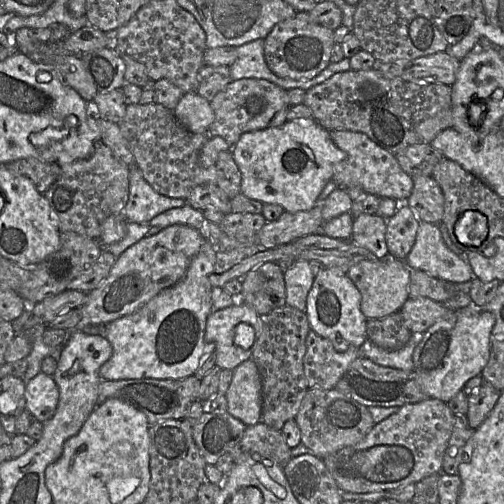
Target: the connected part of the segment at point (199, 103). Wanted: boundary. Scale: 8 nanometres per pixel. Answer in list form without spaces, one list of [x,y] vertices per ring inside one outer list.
[[[196,92],[184,93],[173,114],[182,126],[193,133],[206,133],[214,121],[210,102]]]

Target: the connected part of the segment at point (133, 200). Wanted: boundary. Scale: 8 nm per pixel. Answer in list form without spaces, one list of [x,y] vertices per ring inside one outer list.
[[[136,164],[129,167],[129,197],[122,215],[127,222],[148,224],[155,216],[185,205],[182,198],[170,198],[155,192]]]

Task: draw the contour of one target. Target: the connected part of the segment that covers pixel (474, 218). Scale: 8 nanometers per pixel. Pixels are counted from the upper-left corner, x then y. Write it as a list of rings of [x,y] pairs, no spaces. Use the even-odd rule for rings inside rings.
[[[465,211],[457,220],[454,232],[462,245],[479,247],[488,237],[487,217],[479,211]]]

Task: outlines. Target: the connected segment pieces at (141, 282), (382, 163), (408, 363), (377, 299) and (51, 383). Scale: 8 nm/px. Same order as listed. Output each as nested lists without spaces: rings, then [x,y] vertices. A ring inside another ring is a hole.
[[[174,224],[147,236],[116,257],[107,278],[98,288],[88,293],[87,302],[81,307],[81,326],[106,325],[121,317],[131,315],[164,289],[179,282],[206,239],[188,225]]]
[[[331,130],[331,138],[335,145],[342,150],[346,157],[334,168],[332,181],[338,188],[348,189],[357,187],[366,193],[379,197],[388,197],[405,202],[413,190],[413,178],[399,165],[395,156],[377,145],[366,134],[348,130]]]
[[[421,332],[412,333],[409,341],[401,349],[393,351],[383,349],[367,339],[360,347],[360,357],[368,358],[382,366],[411,371],[414,370],[415,348],[422,341],[423,336],[424,333]]]
[[[388,253],[385,259],[360,261],[347,272],[362,295],[361,310],[367,319],[384,318],[399,312],[409,298],[410,269],[405,261],[393,258]]]
[[[40,372],[26,384],[26,410],[38,421],[51,419],[59,402],[59,388],[53,376]]]

